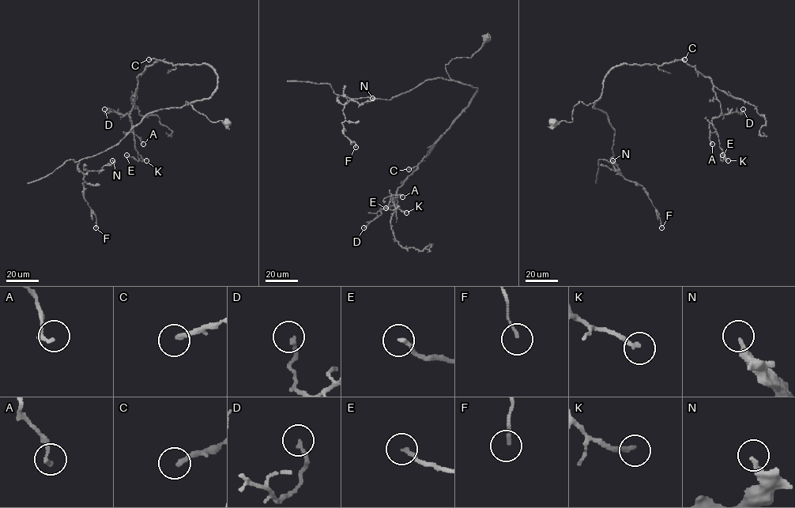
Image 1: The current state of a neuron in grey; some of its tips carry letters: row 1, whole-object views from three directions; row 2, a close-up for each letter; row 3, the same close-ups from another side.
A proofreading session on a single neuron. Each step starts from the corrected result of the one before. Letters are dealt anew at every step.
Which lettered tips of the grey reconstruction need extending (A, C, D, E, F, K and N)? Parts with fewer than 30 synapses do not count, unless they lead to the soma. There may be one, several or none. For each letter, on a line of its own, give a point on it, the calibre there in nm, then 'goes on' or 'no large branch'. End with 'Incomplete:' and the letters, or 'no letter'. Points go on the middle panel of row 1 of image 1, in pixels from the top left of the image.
A: at (402, 197); 160 nm thick; no large branch
C: at (408, 169); 200 nm thick; no large branch
D: at (363, 227); 170 nm thick; no large branch
E: at (386, 208); 170 nm thick; no large branch
F: at (356, 147); 120 nm thick; no large branch
K: at (406, 212); 200 nm thick; no large branch
N: at (372, 98); 190 nm thick; no large branch
Incomplete: no letter

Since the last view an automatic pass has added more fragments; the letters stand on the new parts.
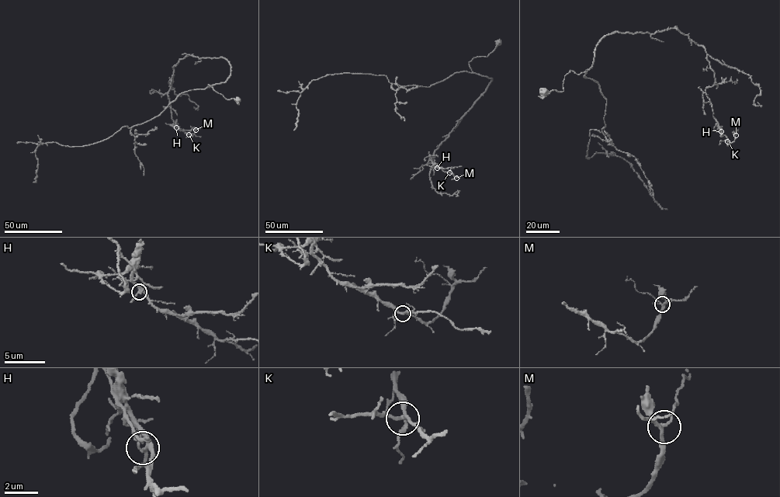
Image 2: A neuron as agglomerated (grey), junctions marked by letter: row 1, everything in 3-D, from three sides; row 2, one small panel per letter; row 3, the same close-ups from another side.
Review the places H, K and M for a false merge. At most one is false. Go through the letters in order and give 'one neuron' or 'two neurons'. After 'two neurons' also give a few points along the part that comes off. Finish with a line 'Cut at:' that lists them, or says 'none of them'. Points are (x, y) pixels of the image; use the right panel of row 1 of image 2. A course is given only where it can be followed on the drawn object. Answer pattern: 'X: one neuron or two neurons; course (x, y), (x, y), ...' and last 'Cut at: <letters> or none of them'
H: two neurons; course (720, 131), (732, 143), (738, 130)
K: one neuron
M: one neuron
Cut at: H

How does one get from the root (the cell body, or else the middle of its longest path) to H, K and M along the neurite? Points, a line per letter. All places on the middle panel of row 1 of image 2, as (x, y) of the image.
H: (499, 43), (487, 57), (469, 62), (473, 72), (491, 81), (430, 163), (429, 157), (437, 168)
K: (499, 43), (487, 57), (469, 62), (473, 72), (491, 81), (435, 151), (430, 163), (429, 158), (449, 172)
M: (499, 43), (487, 57), (469, 62), (473, 72), (491, 81), (435, 151), (430, 163), (429, 158), (456, 178)

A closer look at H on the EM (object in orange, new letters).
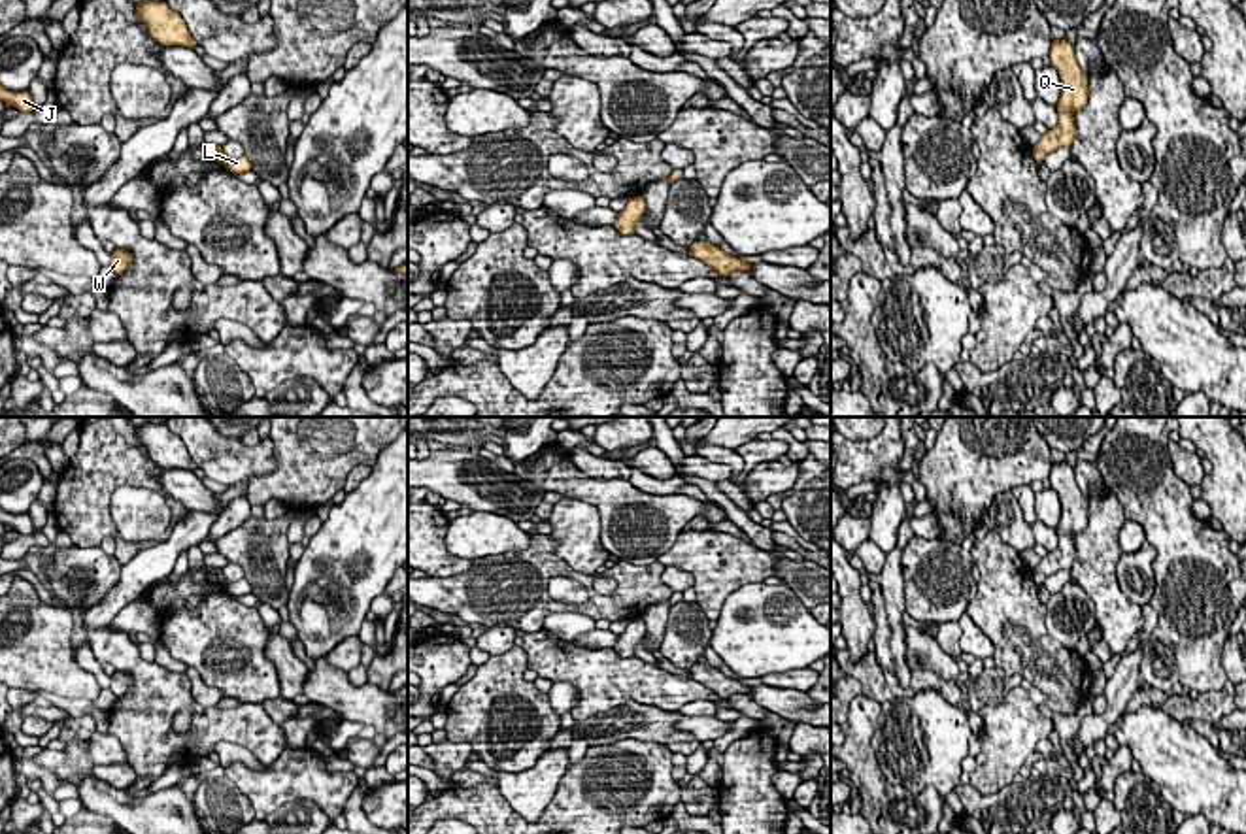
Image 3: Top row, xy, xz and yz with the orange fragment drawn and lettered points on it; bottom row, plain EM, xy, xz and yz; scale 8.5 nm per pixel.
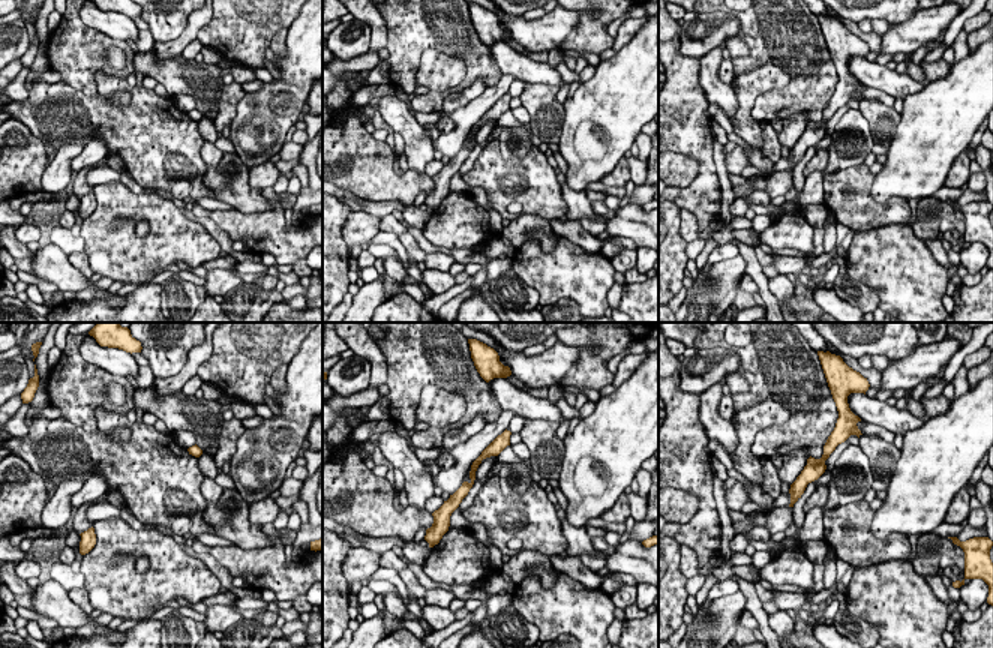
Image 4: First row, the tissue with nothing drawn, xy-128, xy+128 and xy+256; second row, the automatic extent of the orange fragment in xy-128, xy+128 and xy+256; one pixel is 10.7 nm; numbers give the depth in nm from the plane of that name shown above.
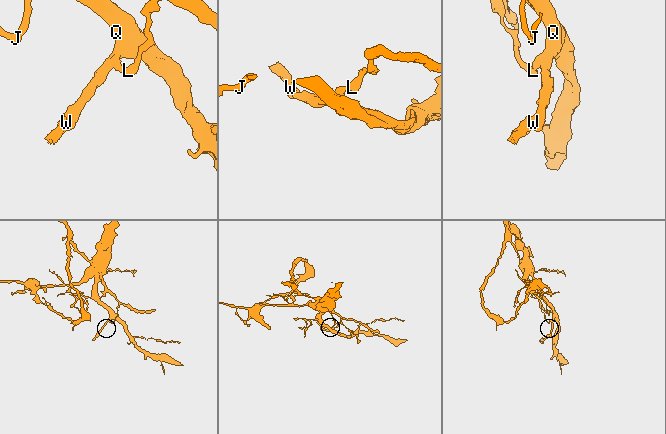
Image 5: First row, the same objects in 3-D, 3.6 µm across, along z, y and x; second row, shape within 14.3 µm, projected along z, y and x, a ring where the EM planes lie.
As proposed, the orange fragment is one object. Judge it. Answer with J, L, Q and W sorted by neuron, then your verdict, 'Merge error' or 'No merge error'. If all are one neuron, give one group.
Groups: J Q W / L. Merge error

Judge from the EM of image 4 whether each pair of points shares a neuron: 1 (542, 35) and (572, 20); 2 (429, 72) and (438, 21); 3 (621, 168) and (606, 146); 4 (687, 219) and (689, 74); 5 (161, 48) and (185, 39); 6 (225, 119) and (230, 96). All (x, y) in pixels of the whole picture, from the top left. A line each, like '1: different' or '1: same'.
1: same
2: different
3: different
4: different
5: same
6: same

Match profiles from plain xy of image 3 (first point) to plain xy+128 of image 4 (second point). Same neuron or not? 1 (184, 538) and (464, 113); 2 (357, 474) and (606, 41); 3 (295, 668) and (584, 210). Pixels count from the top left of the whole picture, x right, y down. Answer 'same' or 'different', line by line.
1: different
2: different
3: same

